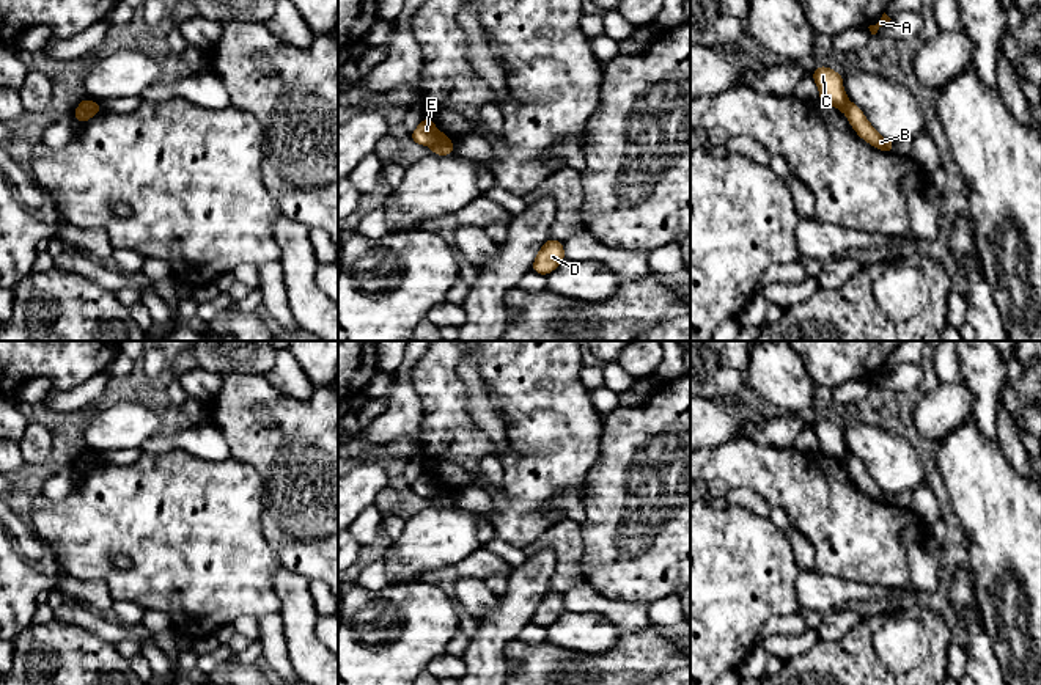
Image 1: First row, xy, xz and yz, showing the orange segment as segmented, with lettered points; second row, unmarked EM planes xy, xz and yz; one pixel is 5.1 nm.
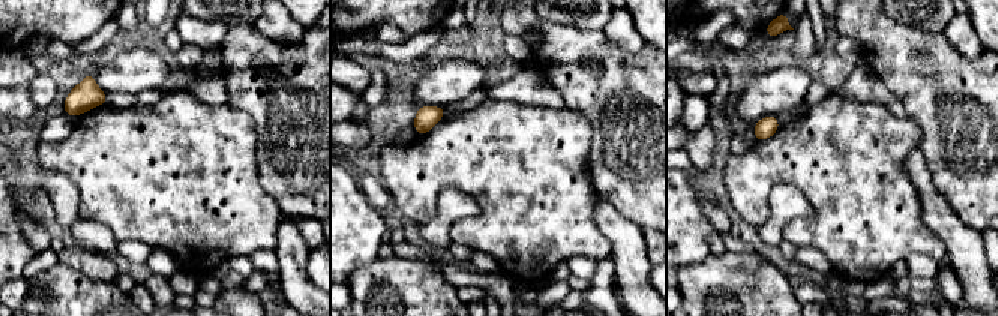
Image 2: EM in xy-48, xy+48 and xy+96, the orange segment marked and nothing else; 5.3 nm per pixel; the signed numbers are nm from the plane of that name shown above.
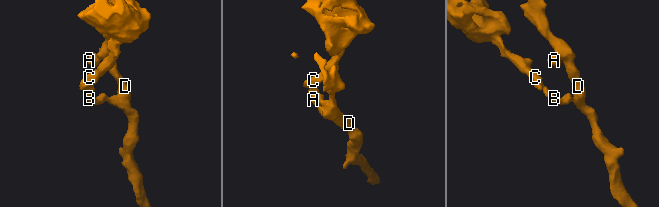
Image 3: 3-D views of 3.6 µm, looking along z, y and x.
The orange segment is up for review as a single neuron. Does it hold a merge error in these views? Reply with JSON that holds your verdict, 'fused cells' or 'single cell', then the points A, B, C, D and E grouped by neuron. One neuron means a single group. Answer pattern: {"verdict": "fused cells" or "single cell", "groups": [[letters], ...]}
{"verdict": "fused cells", "groups": [["A", "B", "D"], ["C", "E"]]}

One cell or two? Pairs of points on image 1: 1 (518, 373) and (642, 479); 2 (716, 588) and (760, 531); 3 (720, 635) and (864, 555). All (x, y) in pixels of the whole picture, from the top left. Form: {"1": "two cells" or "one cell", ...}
{"1": "two cells", "2": "one cell", "3": "two cells"}

